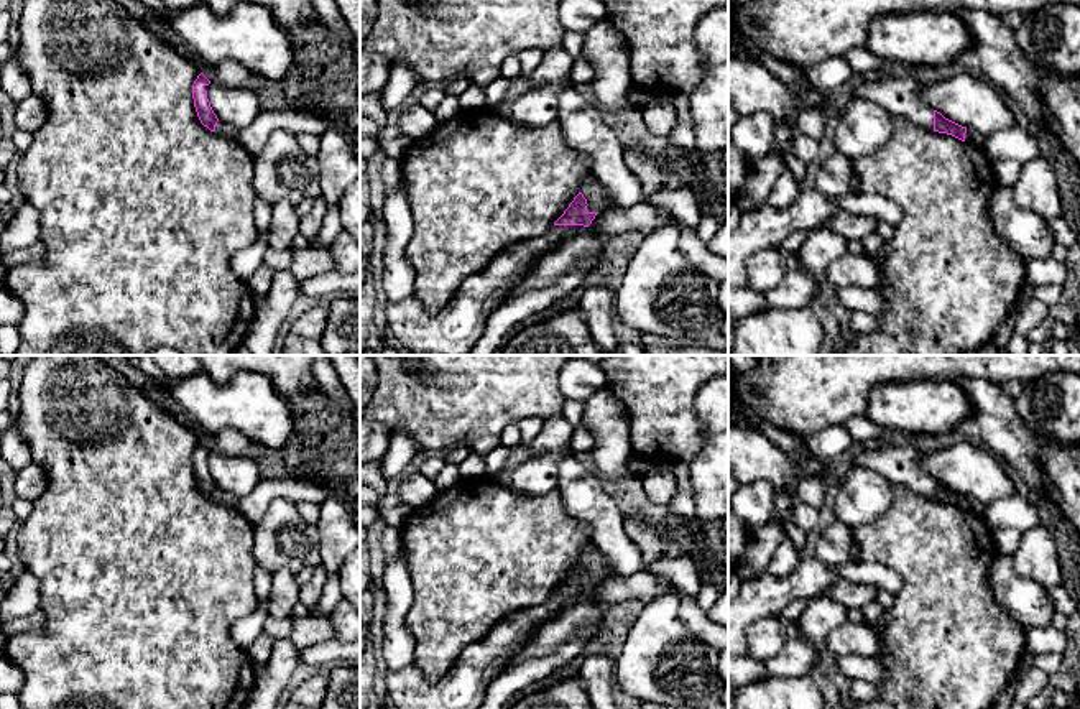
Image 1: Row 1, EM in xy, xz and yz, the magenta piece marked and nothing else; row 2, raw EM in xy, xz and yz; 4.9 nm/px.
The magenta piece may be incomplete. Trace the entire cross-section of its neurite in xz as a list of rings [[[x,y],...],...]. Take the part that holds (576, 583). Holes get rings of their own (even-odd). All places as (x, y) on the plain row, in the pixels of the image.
[[[593,543],[588,544],[569,576],[544,604],[518,610],[503,619],[487,637],[464,648],[454,666],[439,681],[429,681],[414,663],[401,670],[388,670],[385,686],[393,704],[398,709],[480,709],[488,686],[501,674],[518,648],[544,622],[552,620],[565,607],[588,595],[600,581],[603,569],[603,554]]]

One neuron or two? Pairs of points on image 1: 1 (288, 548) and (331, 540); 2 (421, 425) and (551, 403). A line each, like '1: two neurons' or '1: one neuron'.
1: two neurons
2: one neuron

